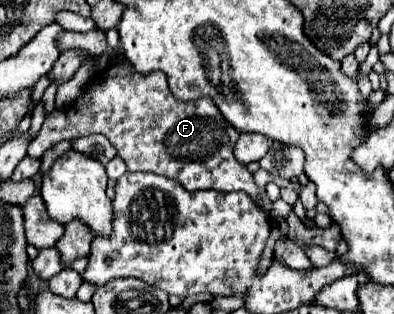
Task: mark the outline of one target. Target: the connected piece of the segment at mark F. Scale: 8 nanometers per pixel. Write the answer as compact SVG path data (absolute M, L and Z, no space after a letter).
M124 54L118 64L96 76L70 108L54 110L46 116L38 136L30 144L30 156L40 160L54 144L96 132L112 142L132 172L154 172L178 180L190 192L210 188L220 192L244 190L258 200L268 214L272 212L266 190L258 188L252 172L234 158L238 132L222 120L214 102L210 98L196 102L174 100L166 84L166 74L152 72L150 76L142 76L124 60Z

